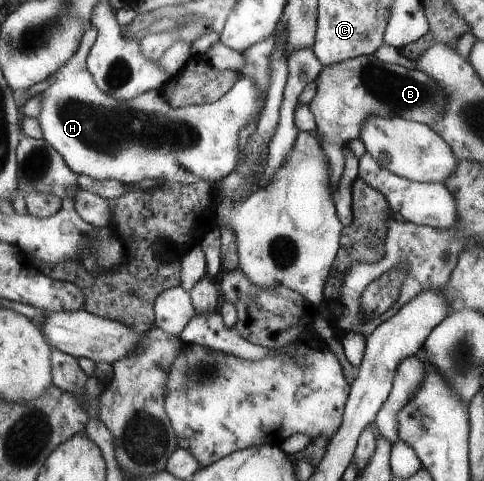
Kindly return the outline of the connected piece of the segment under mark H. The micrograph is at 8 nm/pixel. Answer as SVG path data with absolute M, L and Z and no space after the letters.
M95 26L88 27L75 52L44 79L51 81L49 86L34 96L40 100L36 119L42 138L63 157L71 172L86 174L97 180L119 180L127 185L143 178L167 179L190 185L199 179L213 183L236 168L238 130L248 120L258 118L264 103L256 84L249 77L239 76L223 96L204 105L172 107L158 89L149 89L129 100L118 101L99 90L85 64L97 35Z

